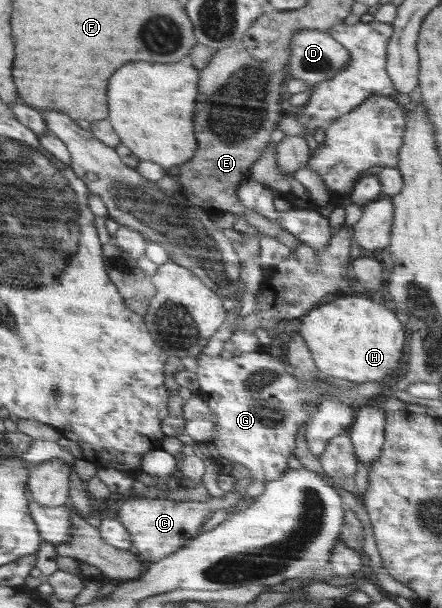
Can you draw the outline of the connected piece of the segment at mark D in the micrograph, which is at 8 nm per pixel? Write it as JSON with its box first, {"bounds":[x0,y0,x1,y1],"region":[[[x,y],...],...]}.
{"bounds":[288,29,350,89],"region":[[[298,29],[292,35],[288,75],[306,81],[312,89],[332,79],[350,61],[350,51],[320,30]]]}

